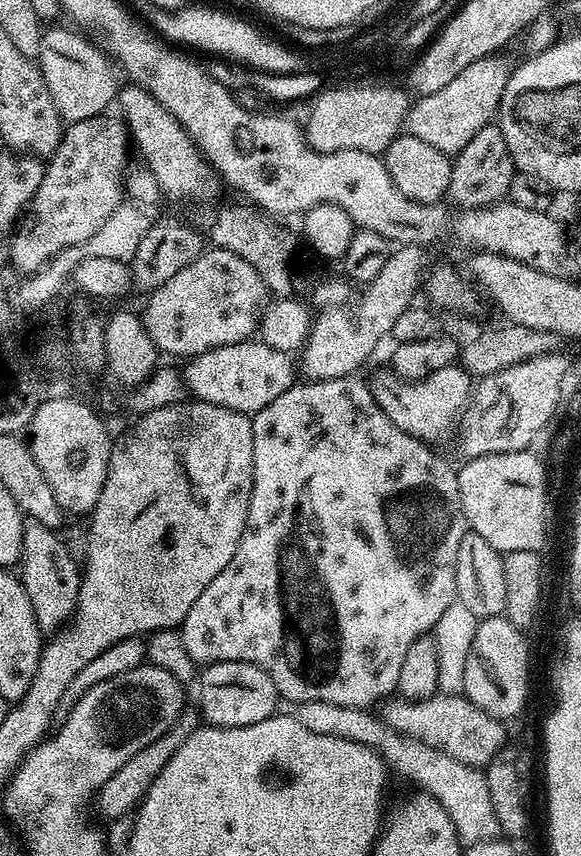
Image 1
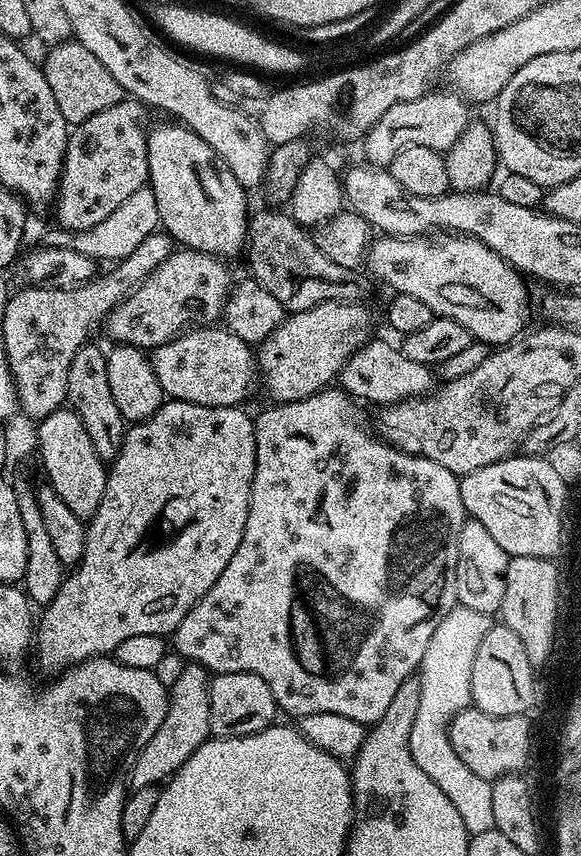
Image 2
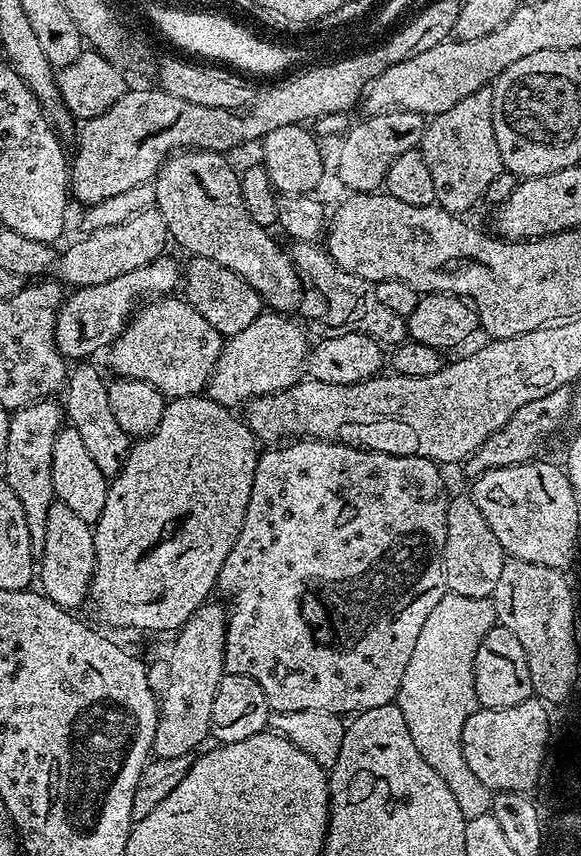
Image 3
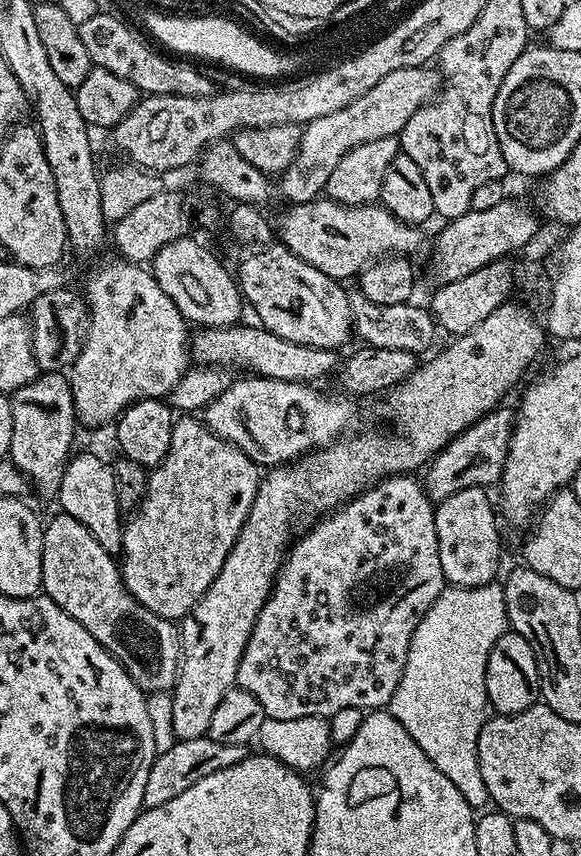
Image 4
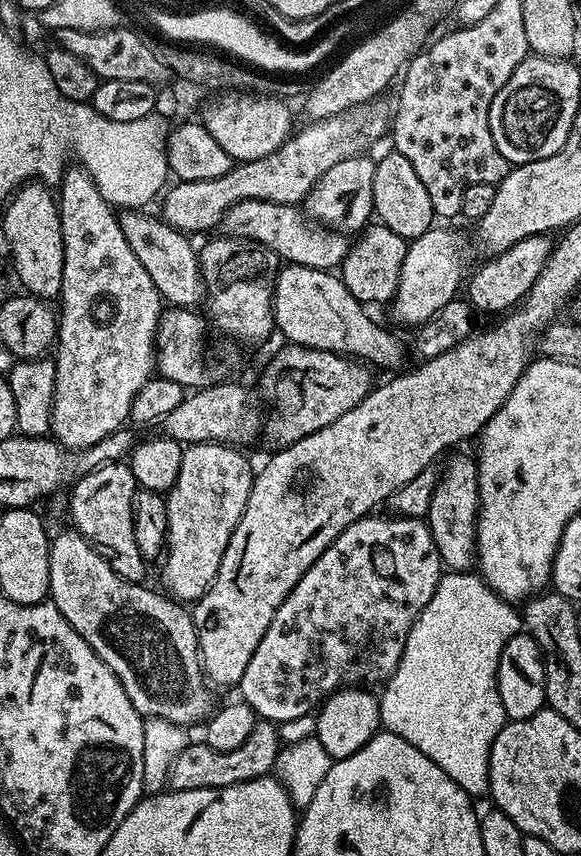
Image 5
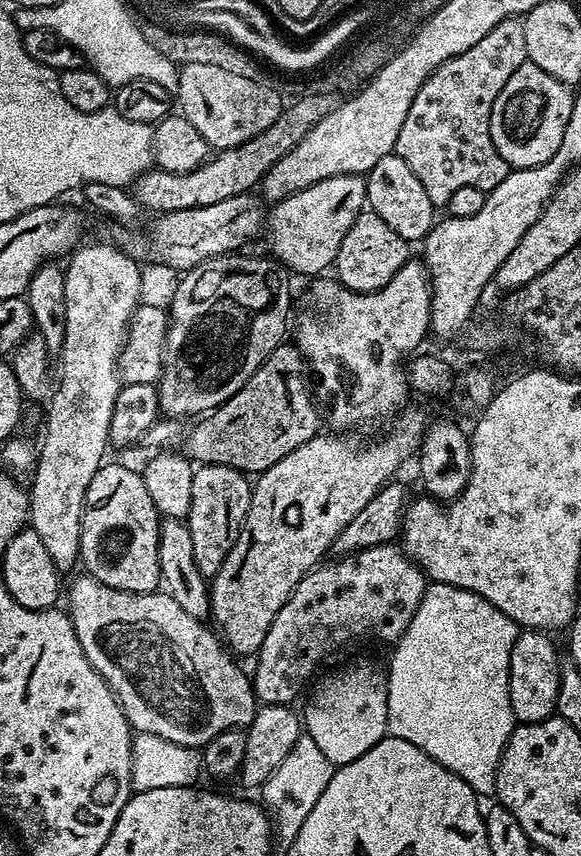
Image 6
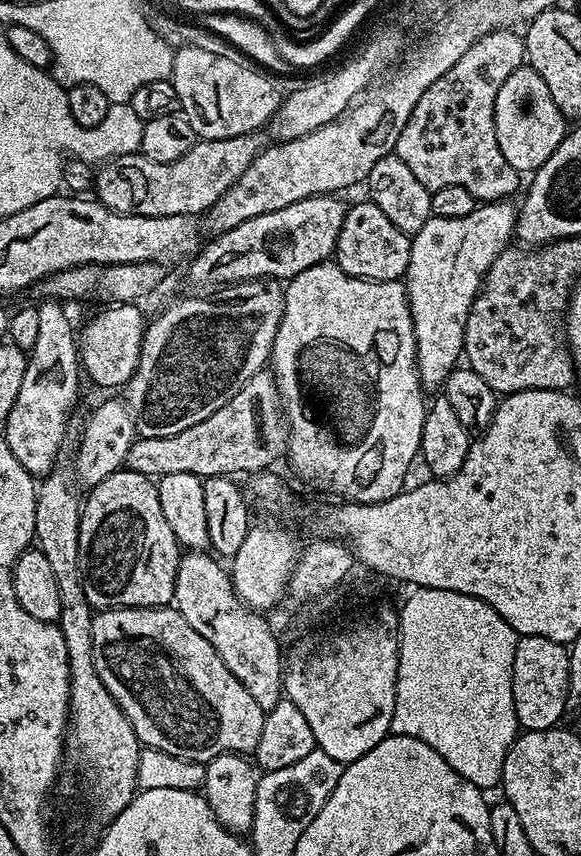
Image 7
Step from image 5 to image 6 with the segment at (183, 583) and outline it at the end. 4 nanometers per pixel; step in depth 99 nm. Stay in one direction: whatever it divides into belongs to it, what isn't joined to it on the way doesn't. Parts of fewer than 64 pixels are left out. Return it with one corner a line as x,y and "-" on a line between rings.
201,464
193,471
186,523
190,530
190,542
193,543
194,562
201,576
216,576
222,562
226,562
226,554
230,554
240,527
244,525
251,497
252,484
249,477
238,469
218,464

